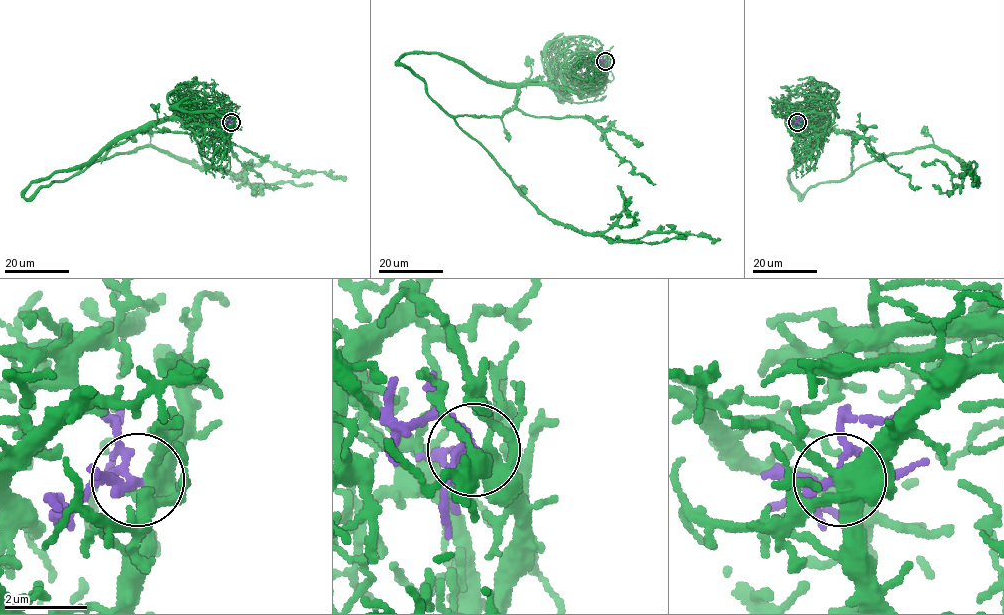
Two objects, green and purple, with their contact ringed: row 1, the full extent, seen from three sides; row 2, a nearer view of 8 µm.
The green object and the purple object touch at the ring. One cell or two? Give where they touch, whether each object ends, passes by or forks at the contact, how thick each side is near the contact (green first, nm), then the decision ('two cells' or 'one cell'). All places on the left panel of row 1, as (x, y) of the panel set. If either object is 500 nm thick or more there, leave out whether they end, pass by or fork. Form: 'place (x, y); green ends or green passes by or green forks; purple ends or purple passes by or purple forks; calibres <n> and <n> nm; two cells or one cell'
place (231, 122); green forks; purple forks; calibres 400 and 150 nm; one cell

